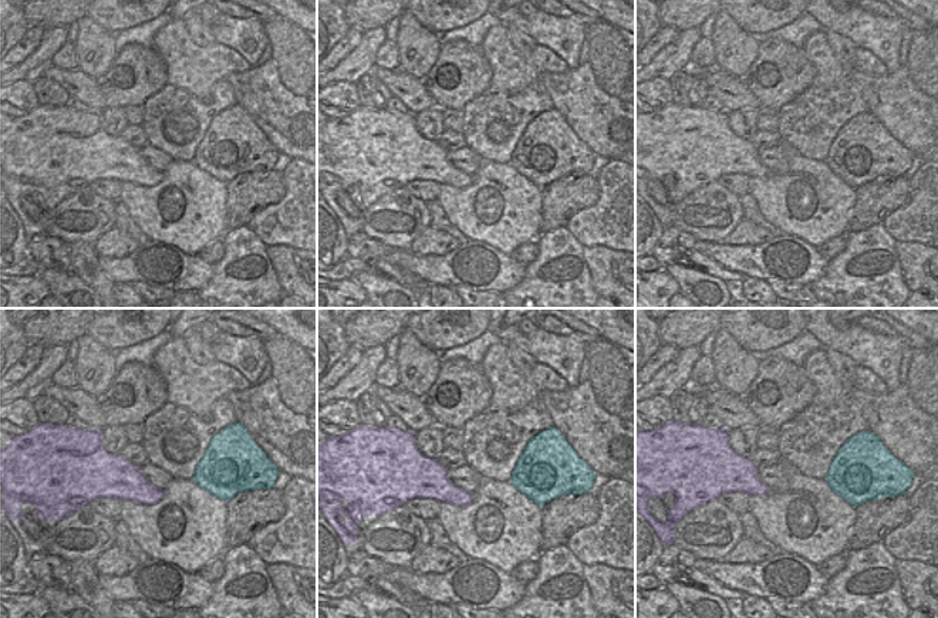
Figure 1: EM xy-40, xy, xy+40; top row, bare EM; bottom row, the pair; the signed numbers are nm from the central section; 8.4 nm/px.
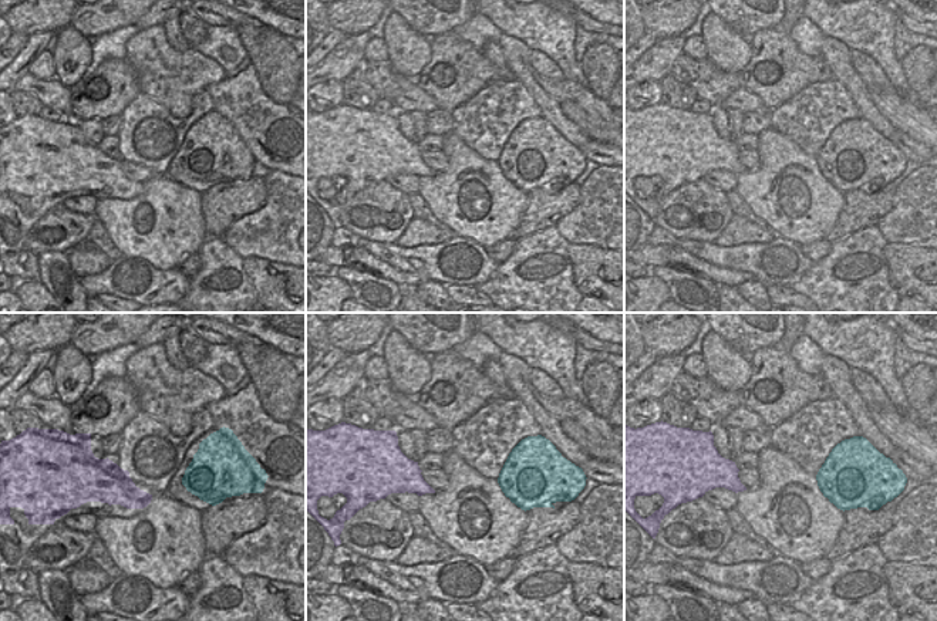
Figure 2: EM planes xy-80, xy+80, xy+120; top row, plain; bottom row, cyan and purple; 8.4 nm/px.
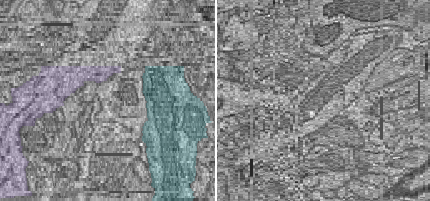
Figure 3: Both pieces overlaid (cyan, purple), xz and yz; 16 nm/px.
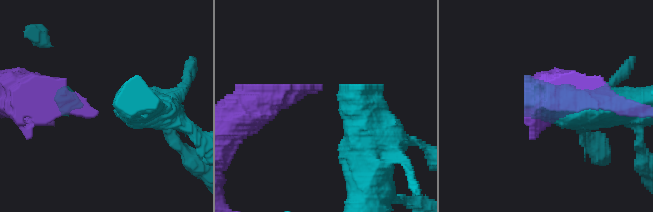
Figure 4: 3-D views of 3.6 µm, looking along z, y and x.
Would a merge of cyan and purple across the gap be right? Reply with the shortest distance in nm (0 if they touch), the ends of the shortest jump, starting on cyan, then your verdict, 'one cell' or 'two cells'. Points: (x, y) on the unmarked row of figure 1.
280 nm apart; from cyan across xy-40 (193, 161), (162, 172); two cells

